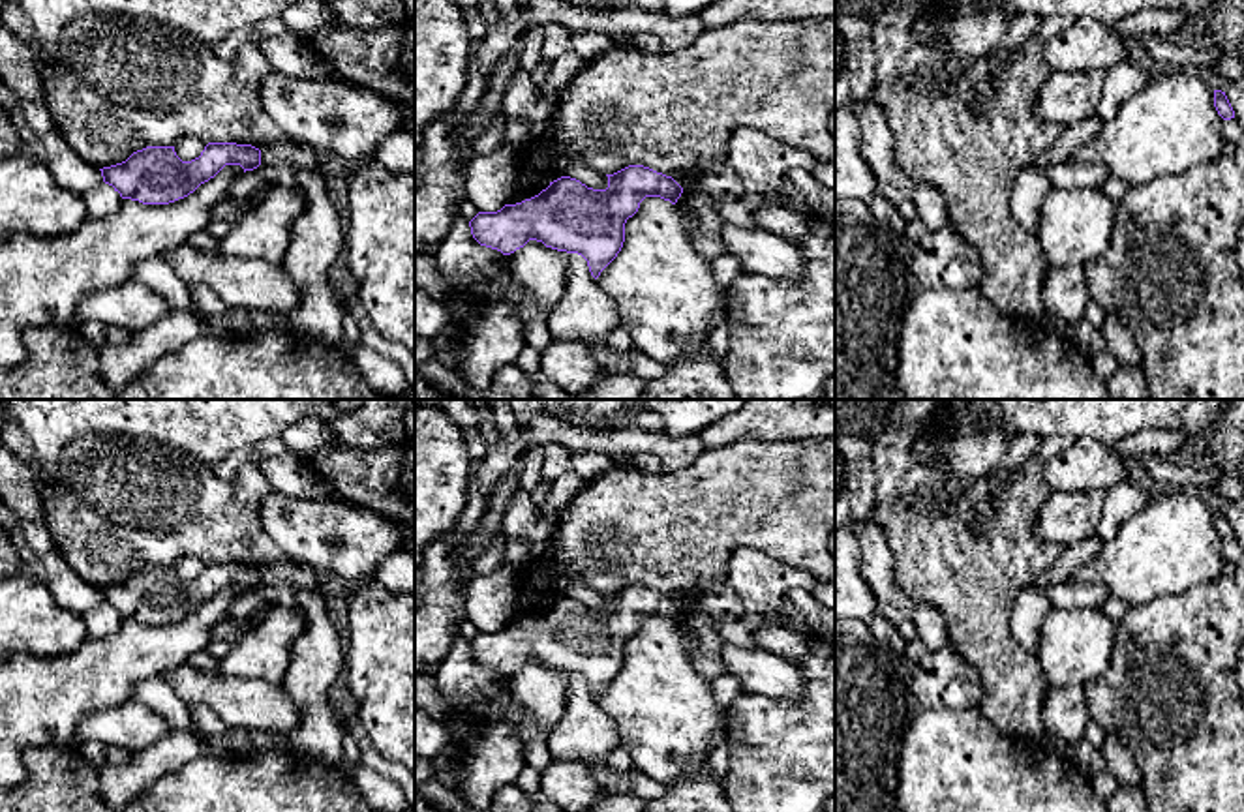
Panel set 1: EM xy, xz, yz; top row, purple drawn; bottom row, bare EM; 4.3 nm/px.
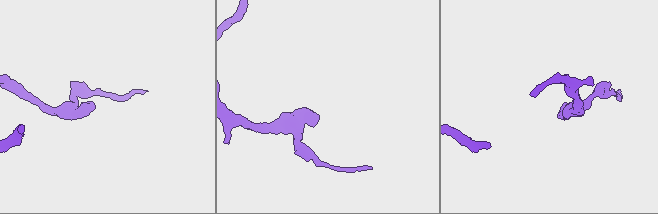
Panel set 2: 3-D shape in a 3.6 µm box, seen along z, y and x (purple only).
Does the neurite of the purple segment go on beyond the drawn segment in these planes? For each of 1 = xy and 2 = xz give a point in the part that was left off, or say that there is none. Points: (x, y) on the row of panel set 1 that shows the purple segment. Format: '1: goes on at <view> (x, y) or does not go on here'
1: does not go on here
2: does not go on here

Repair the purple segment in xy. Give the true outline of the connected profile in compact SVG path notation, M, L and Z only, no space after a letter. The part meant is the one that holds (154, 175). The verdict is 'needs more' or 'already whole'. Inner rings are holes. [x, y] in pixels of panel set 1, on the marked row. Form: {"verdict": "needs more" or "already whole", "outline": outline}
{"verdict": "already whole", "outline": "M208 143L199 158L182 161L174 146L146 146L126 161L103 167L103 182L122 199L143 204L169 204L193 193L225 165L253 171L261 165L261 150L251 144Z"}

